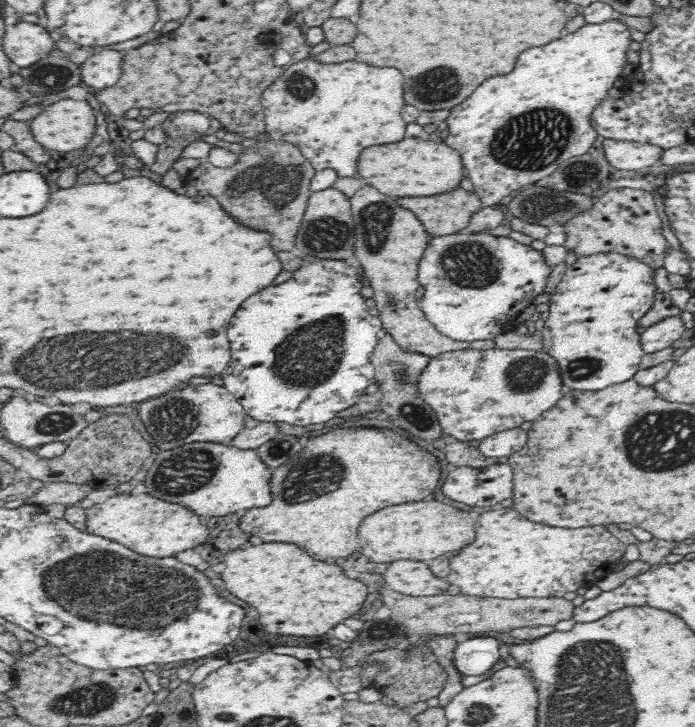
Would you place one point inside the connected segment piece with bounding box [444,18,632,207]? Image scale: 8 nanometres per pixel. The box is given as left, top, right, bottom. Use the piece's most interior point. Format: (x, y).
(516, 129)

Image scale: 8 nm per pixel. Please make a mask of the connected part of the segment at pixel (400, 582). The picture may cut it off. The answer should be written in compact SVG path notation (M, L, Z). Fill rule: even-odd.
M395 560L387 564L383 573L386 587L406 596L436 596L448 588L438 580L427 564L414 560Z

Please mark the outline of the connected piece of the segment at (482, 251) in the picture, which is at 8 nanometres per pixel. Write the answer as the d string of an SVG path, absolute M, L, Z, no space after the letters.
M472 230L450 234L450 236L438 236L438 238L429 238L427 248L418 264L418 281L424 286L424 295L419 300L420 308L424 311L425 317L436 327L443 335L459 341L472 342L473 340L486 340L486 338L496 338L499 334L510 329L512 324L522 308L528 306L535 296L542 294L542 288L550 278L552 268L546 266L543 254L540 251L532 249L529 245L522 245L514 239L508 237L493 237L491 235L473 235Z

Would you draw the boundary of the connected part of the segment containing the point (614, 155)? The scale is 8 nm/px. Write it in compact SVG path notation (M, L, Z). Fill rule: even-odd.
M604 139L603 153L608 164L616 170L642 172L653 164L658 164L664 150L653 144L622 142Z

